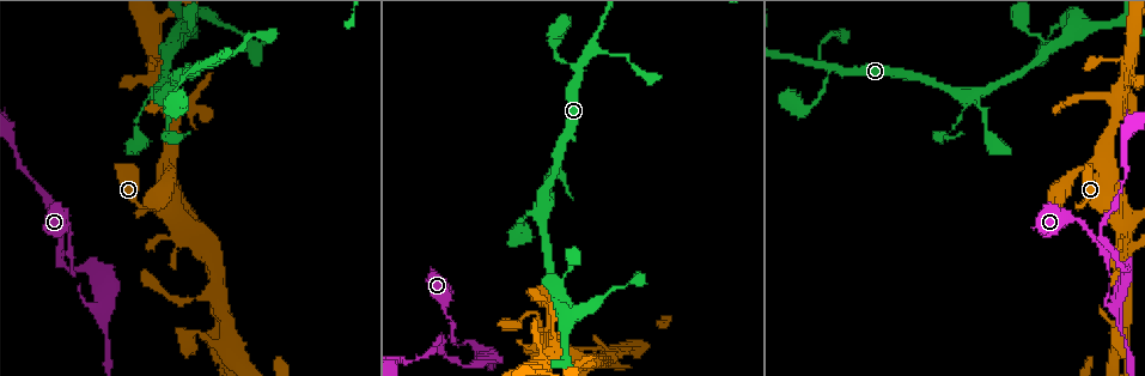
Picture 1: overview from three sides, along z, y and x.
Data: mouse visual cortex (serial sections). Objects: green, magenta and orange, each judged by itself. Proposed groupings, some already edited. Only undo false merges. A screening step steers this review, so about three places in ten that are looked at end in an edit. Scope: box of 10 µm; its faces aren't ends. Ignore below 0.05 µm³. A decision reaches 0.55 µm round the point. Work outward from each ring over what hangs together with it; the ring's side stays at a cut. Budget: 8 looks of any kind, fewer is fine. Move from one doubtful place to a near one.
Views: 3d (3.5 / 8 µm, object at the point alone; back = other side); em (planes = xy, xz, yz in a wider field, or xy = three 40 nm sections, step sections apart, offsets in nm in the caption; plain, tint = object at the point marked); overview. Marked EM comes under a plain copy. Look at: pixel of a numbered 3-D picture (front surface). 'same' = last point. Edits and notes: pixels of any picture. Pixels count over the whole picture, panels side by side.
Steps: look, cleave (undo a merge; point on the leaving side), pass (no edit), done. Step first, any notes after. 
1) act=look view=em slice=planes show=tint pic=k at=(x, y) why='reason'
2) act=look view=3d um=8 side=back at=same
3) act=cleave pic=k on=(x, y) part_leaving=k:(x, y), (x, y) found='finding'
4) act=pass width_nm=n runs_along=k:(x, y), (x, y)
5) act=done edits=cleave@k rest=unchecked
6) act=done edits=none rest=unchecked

act=look view=3d um=8 pic=1 at=(1117, 107) why='looks like a crossing'

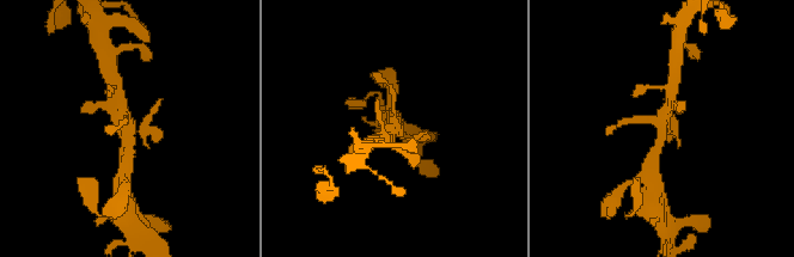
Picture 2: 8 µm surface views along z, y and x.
act=look view=3d um=3.5 at=same why='zoom in'

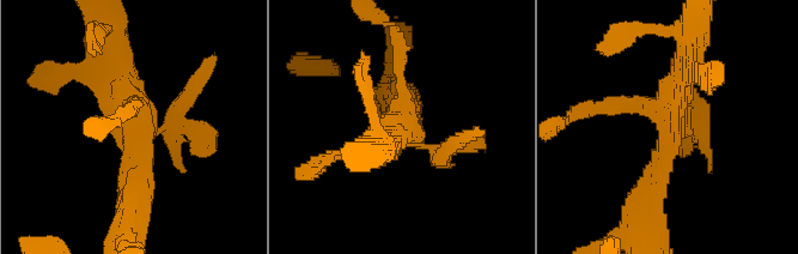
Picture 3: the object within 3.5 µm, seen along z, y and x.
act=look view=em slice=xy step=2 show=tint pic=3 at=(673, 130) why='shape alone is not enough'

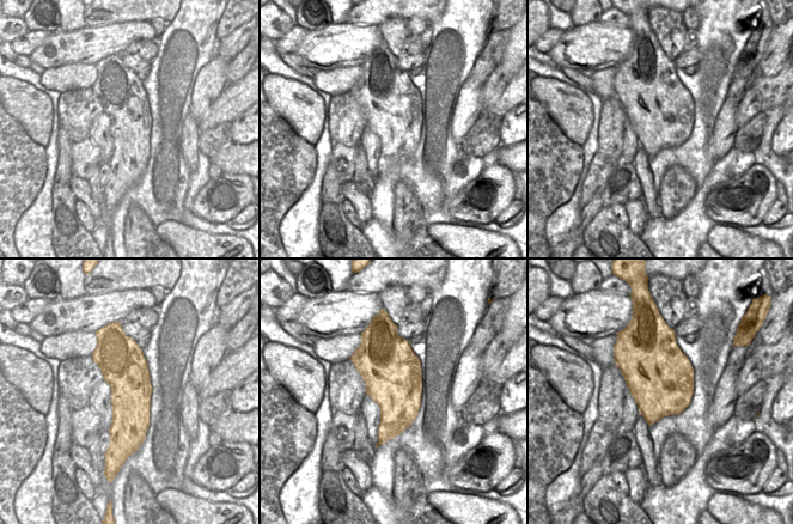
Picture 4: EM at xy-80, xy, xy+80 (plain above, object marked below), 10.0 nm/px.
act=cleave pic=3 on=(467, 145) part_leaving=3:(430, 149), (481, 137) found='two cells meet here'

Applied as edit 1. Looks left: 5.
act=look view=3d um=3.5 pic=1 at=(446, 340) why='side arm on a straight run'

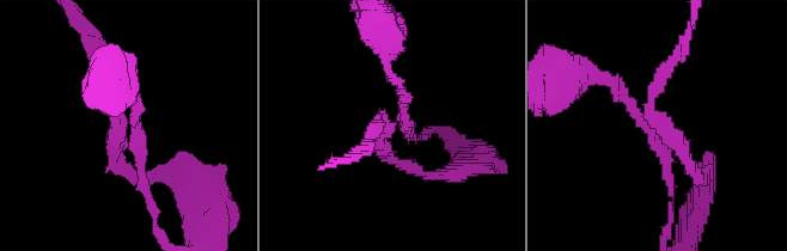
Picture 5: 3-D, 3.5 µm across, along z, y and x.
act=look view=em slice=xy step=2 show=tint pic=5 at=(662, 121) why='shape alone is not enough'

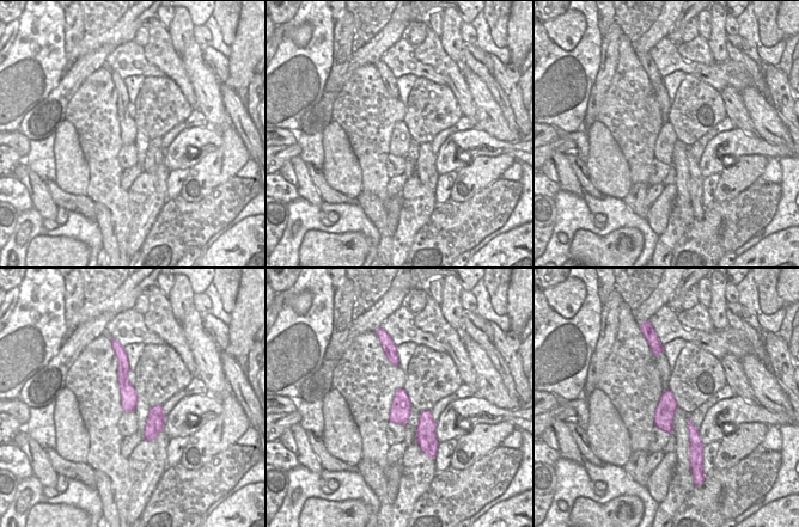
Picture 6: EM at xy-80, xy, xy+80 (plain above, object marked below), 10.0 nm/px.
act=pass runs_along=6:(119, 353), (123, 363), (128, 409) found='all the same cell'

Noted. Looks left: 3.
act=look view=3d um=3.5 pic=1 at=(542, 213) why='four-way junction'

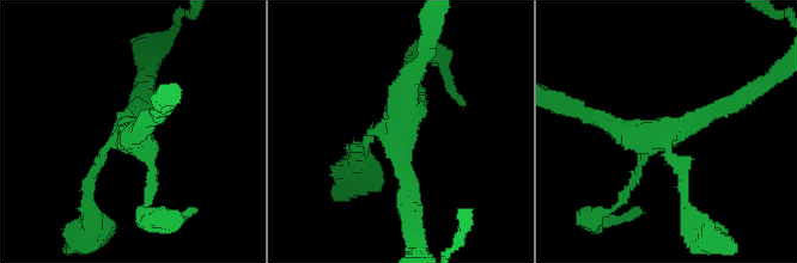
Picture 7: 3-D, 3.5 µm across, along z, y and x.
act=look view=em slice=planes show=tint pic=7 at=(662, 131) arms=4 arm_widths_nm=100,150,200,250 why='shape alone is not enough'

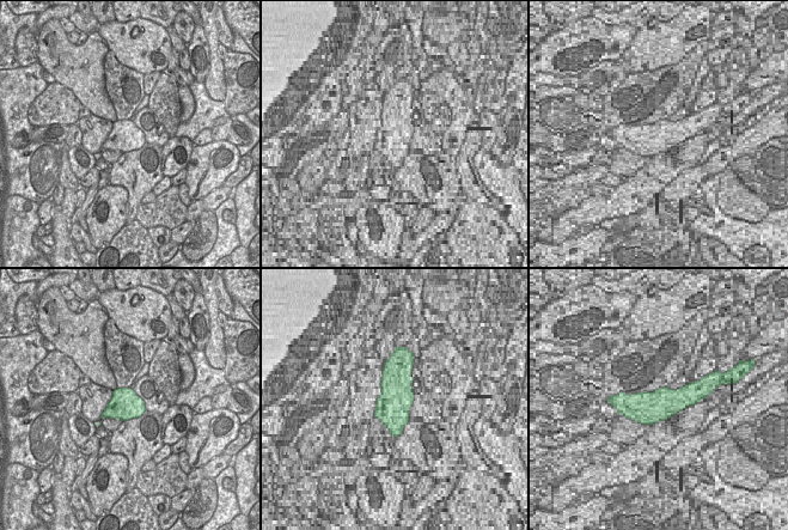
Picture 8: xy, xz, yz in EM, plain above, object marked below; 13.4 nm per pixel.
act=pass runs_along=7:(423, 59), (400, 111), (407, 196) found='continuous, no second cell'

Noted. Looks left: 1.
act=done edits=cleave@3 rest=unchecked

